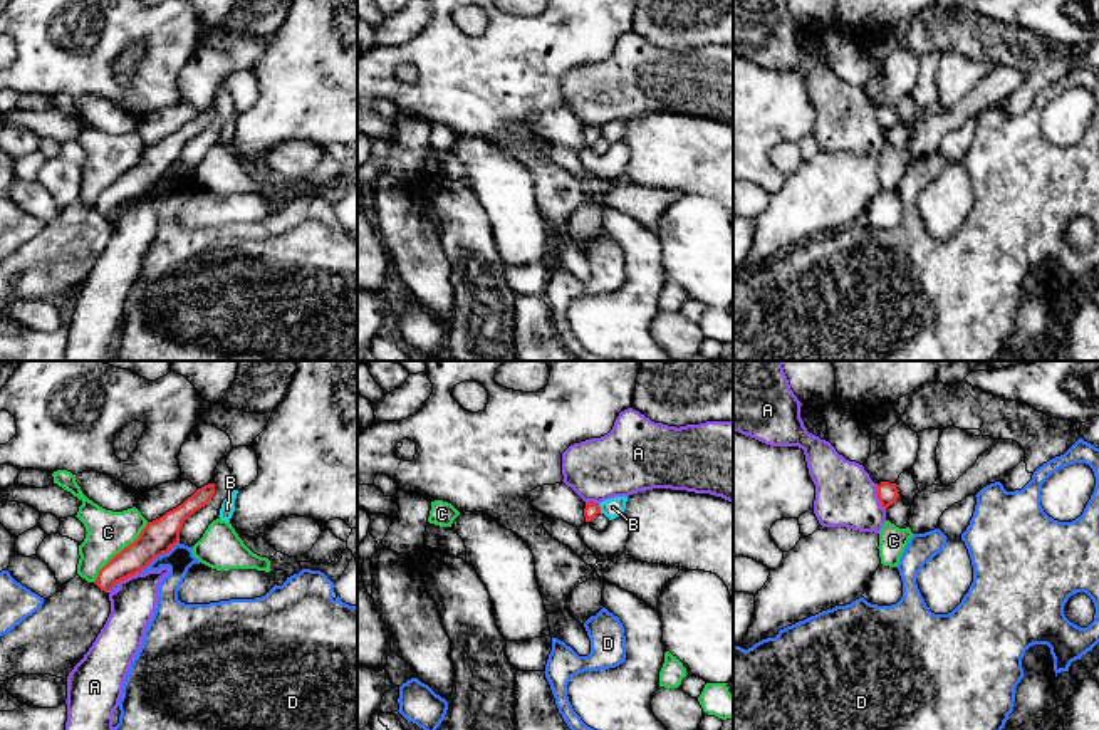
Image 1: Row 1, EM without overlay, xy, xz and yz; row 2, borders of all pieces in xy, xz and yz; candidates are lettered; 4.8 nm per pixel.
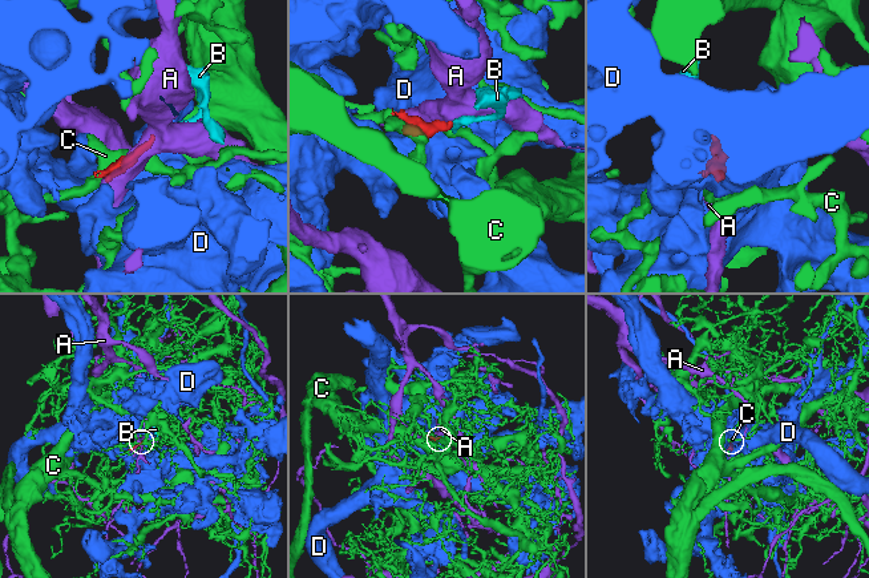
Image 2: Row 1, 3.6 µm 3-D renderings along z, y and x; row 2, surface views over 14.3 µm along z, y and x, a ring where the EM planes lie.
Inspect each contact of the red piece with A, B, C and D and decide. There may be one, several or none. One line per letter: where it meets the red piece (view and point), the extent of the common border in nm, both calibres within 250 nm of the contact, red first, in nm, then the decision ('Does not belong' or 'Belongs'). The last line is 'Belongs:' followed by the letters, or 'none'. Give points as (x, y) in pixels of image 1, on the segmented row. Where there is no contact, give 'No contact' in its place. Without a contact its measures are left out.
A: Touches red at yz (880, 499). Shared border 130 nm. Thickness 100 nm (red) against 280 nm. Does not belong
B: Touches red at xz (599, 509). Shared border 50 nm. Thickness 70 nm (red) against 90 nm. Does not belong
C: Touches red at xy (121, 551). Shared border 400 nm. Thickness 160 nm (red) against 200 nm. Does not belong
D: Touches red at xy (155, 557). Shared border 280 nm. Thickness 160 nm (red) against 120 nm. Does not belong
Belongs: none

